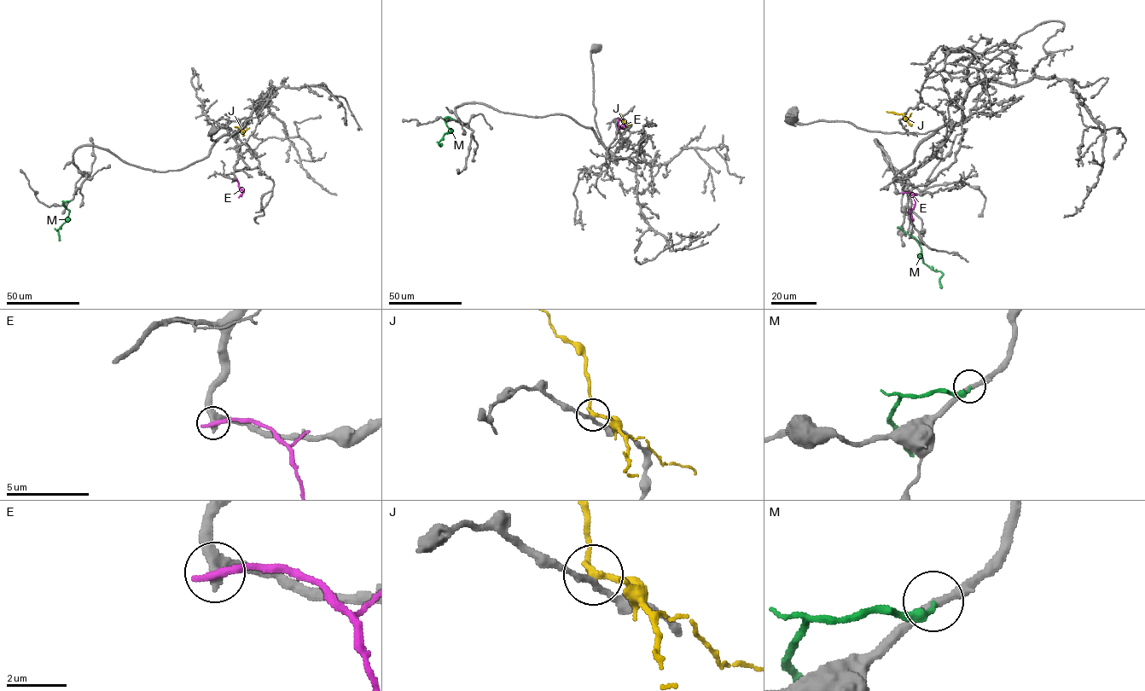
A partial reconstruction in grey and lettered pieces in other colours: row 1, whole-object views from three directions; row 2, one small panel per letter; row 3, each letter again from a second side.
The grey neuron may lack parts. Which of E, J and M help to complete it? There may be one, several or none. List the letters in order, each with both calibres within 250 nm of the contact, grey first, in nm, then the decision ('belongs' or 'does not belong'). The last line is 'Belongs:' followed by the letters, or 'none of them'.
E: 320/320 nm | does not belong
J: 200/160 nm | does not belong
M: 280/200 nm | does not belong
Belongs: none of them

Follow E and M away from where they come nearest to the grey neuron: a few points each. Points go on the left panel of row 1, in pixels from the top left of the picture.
E: (235, 178), (239, 188), (243, 191), (238, 197)
M: (70, 200), (63, 202), (69, 211), (66, 220), (56, 229), (59, 240)

